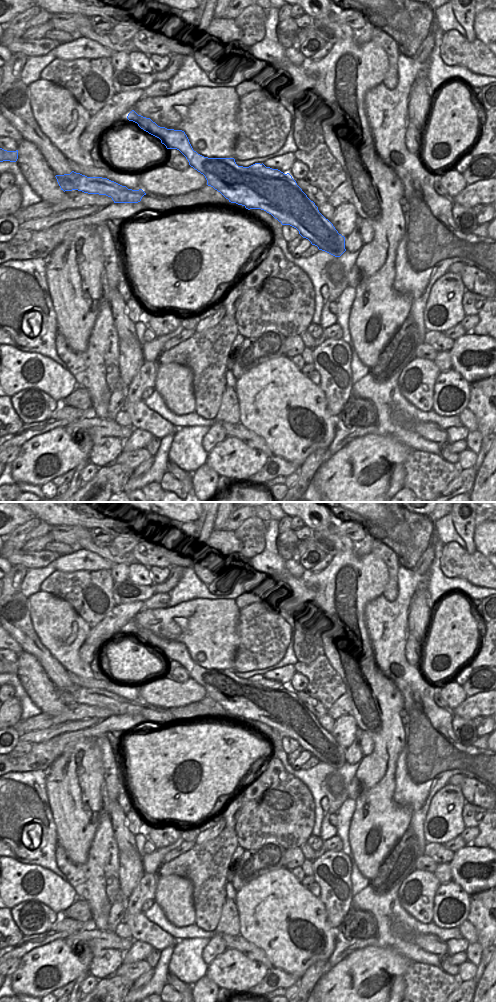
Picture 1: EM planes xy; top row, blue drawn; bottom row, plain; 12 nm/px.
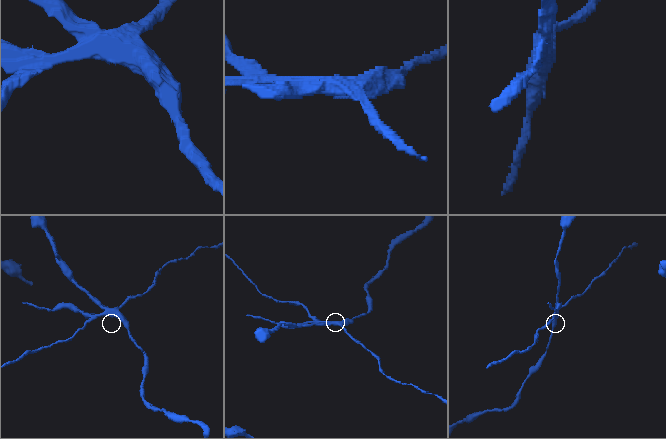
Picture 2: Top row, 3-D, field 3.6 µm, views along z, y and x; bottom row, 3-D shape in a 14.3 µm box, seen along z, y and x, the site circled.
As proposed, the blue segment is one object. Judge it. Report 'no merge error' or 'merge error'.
merge error

